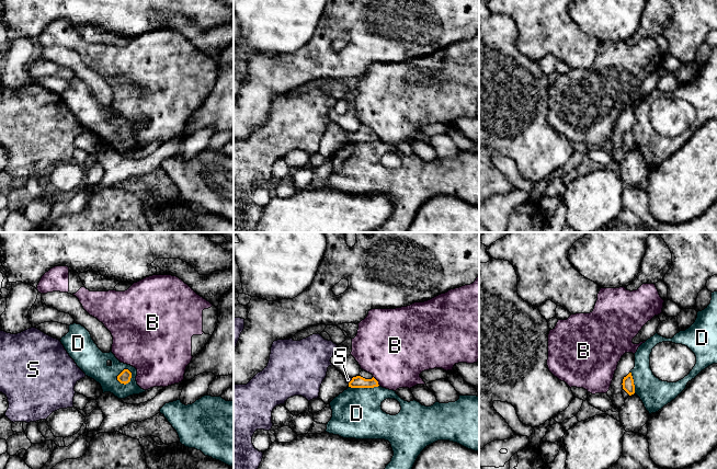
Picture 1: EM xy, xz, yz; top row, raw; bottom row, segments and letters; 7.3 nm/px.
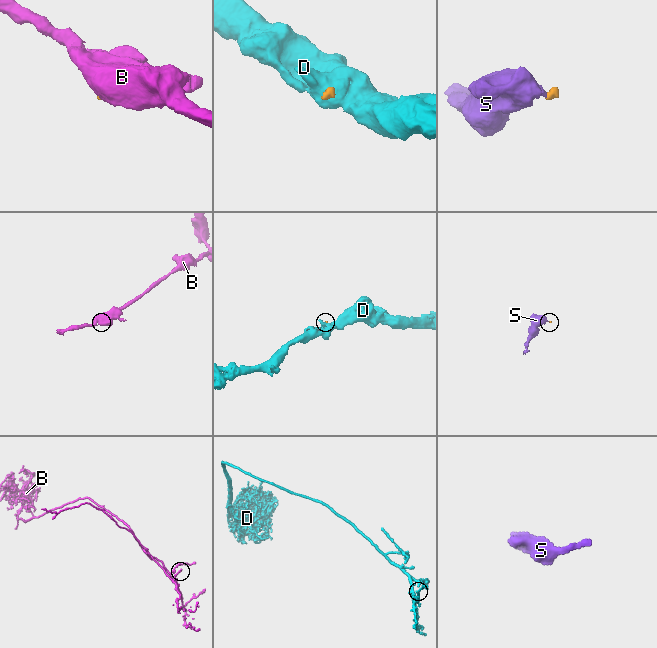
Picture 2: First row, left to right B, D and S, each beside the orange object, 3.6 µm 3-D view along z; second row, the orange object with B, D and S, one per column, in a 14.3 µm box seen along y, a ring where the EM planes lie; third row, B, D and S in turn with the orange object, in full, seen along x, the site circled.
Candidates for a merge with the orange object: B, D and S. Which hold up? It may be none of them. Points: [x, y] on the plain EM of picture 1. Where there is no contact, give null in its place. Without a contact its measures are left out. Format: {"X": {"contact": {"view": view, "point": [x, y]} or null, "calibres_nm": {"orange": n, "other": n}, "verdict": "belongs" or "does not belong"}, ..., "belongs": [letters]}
{"B": {"contact": {"view": "xz", "point": [376, 135]}, "calibres_nm": {"orange": 90, "other": 480}, "verdict": "does not belong"}, "D": {"contact": {"view": "xy", "point": [131, 132]}, "calibres_nm": {"orange": 90, "other": 160}, "verdict": "does not belong"}, "S": {"contact": {"view": "xz", "point": [351, 135]}, "calibres_nm": {"orange": 90, "other": 40}, "verdict": "belongs"}, "belongs": ["S"]}

